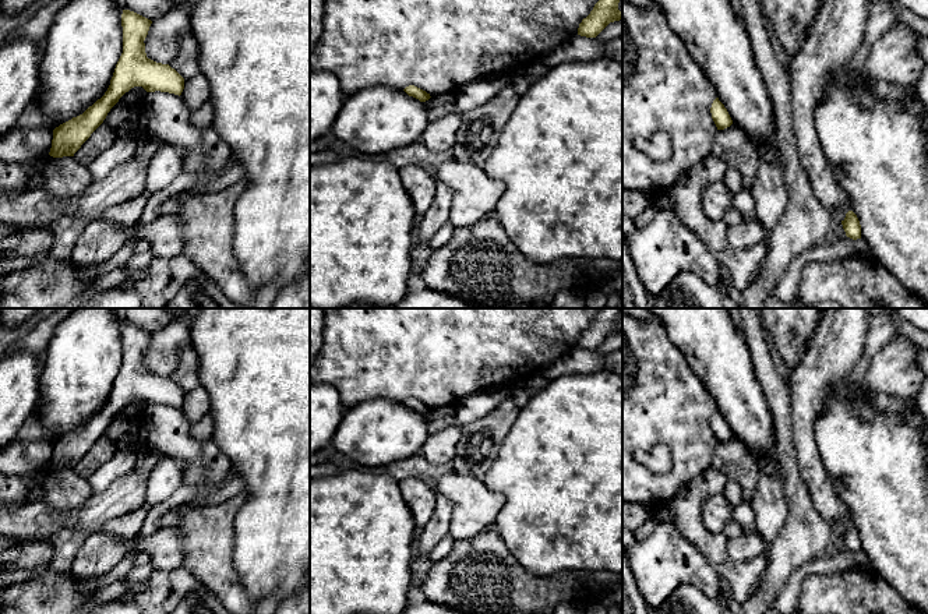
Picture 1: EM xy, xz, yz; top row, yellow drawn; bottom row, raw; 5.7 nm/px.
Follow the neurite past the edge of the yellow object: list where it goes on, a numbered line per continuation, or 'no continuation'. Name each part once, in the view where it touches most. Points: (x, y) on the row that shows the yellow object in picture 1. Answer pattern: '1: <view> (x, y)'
no continuation

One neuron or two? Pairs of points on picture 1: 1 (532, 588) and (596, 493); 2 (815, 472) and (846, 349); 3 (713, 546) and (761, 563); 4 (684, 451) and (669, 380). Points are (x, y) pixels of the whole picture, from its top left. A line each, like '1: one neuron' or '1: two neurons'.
1: two neurons
2: one neuron
3: one neuron
4: one neuron

